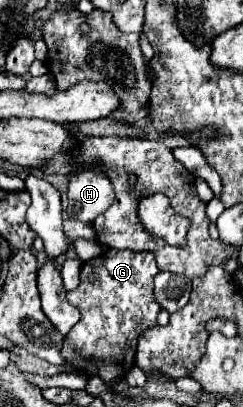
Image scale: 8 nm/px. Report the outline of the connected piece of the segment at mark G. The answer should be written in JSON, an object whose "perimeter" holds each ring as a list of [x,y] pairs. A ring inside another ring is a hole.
{"perimeter":[[[109,249],[105,253],[105,257],[101,255],[101,257],[95,257],[91,261],[83,263],[81,285],[77,287],[77,291],[67,293],[69,303],[81,311],[79,323],[65,337],[65,357],[69,357],[71,369],[85,369],[93,375],[99,375],[101,369],[107,367],[109,361],[113,361],[113,363],[123,365],[125,375],[131,371],[131,367],[135,365],[133,357],[135,357],[135,349],[137,349],[137,337],[145,329],[149,329],[157,323],[157,313],[161,311],[161,307],[153,295],[153,277],[157,273],[159,273],[159,269],[155,263],[155,255],[149,251]]]}

